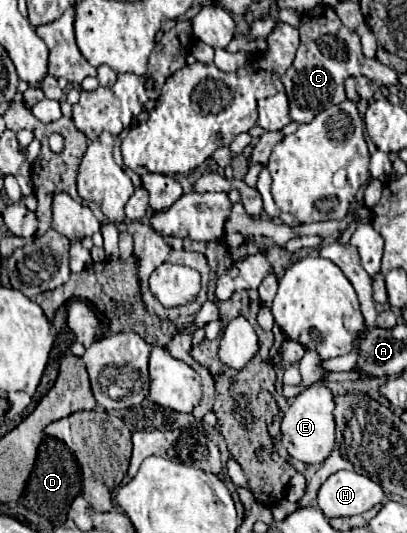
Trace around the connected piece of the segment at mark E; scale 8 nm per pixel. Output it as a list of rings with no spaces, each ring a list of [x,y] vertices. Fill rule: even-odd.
[[[311,386],[293,398],[293,404],[281,418],[281,442],[289,456],[305,464],[321,464],[335,448],[335,420],[333,394],[327,386]]]

